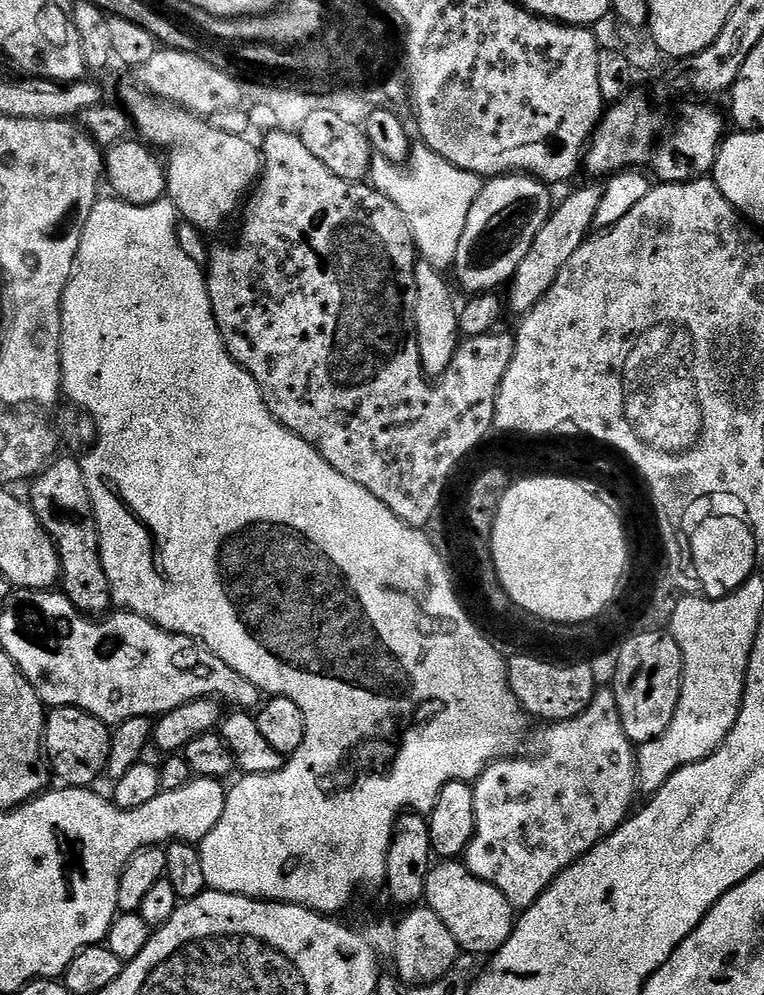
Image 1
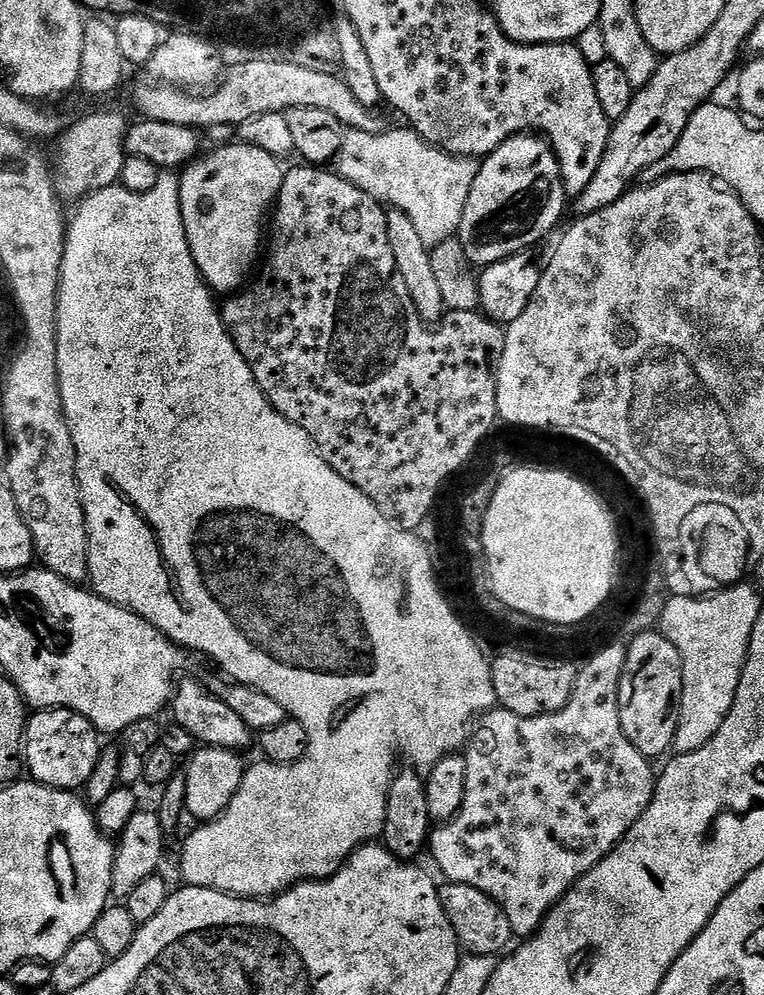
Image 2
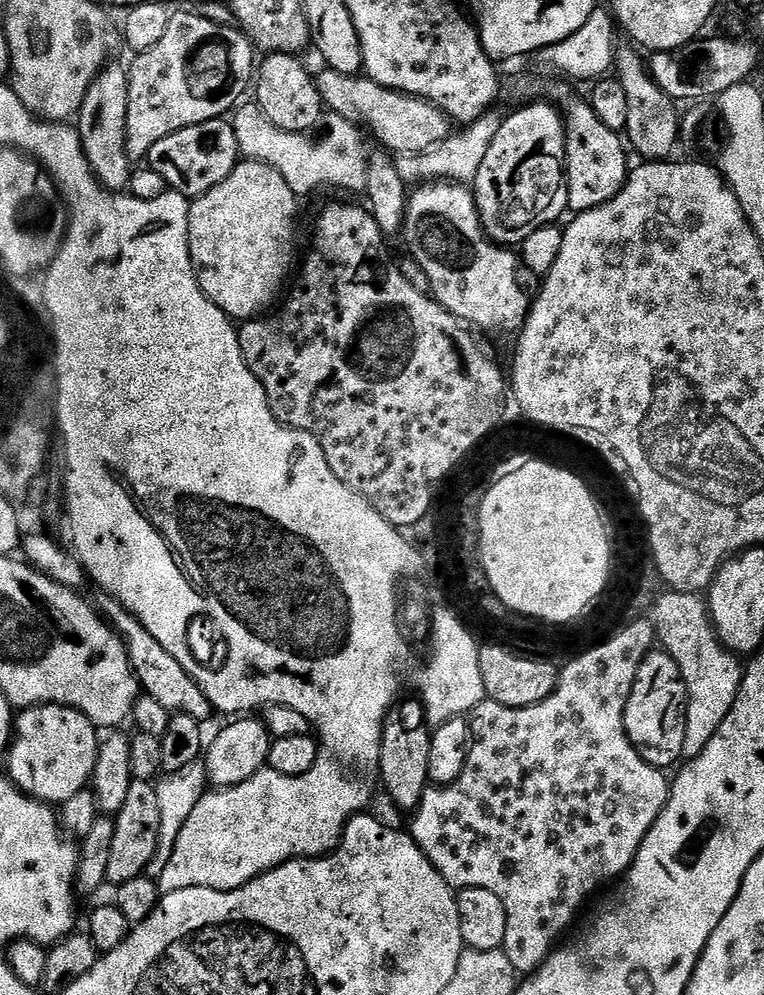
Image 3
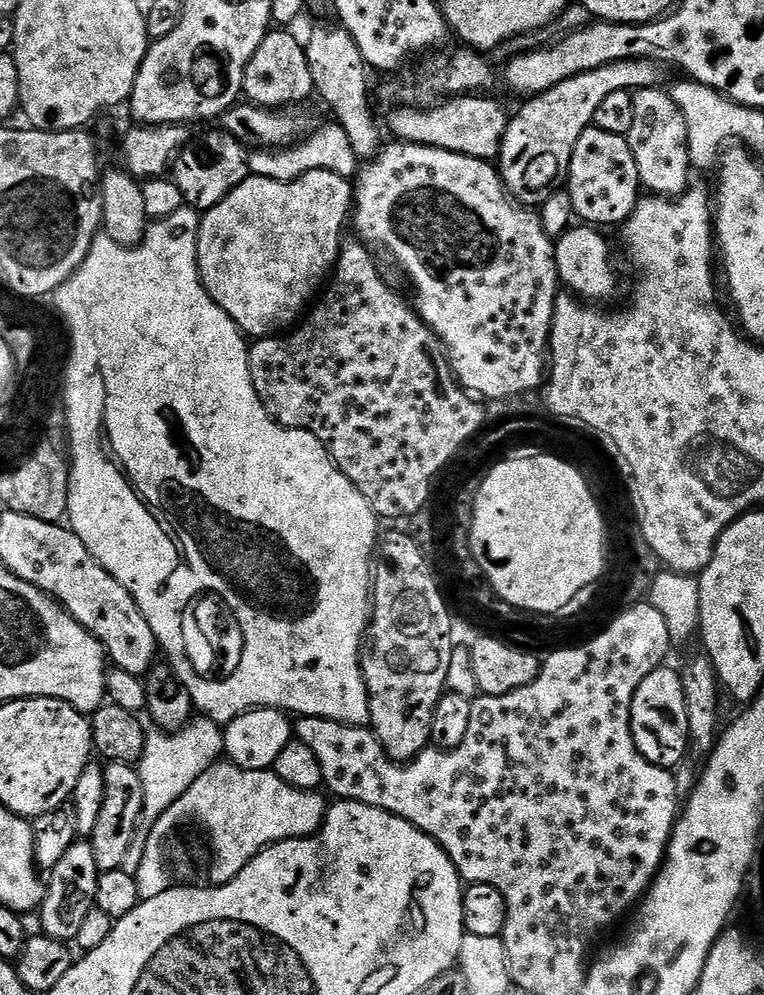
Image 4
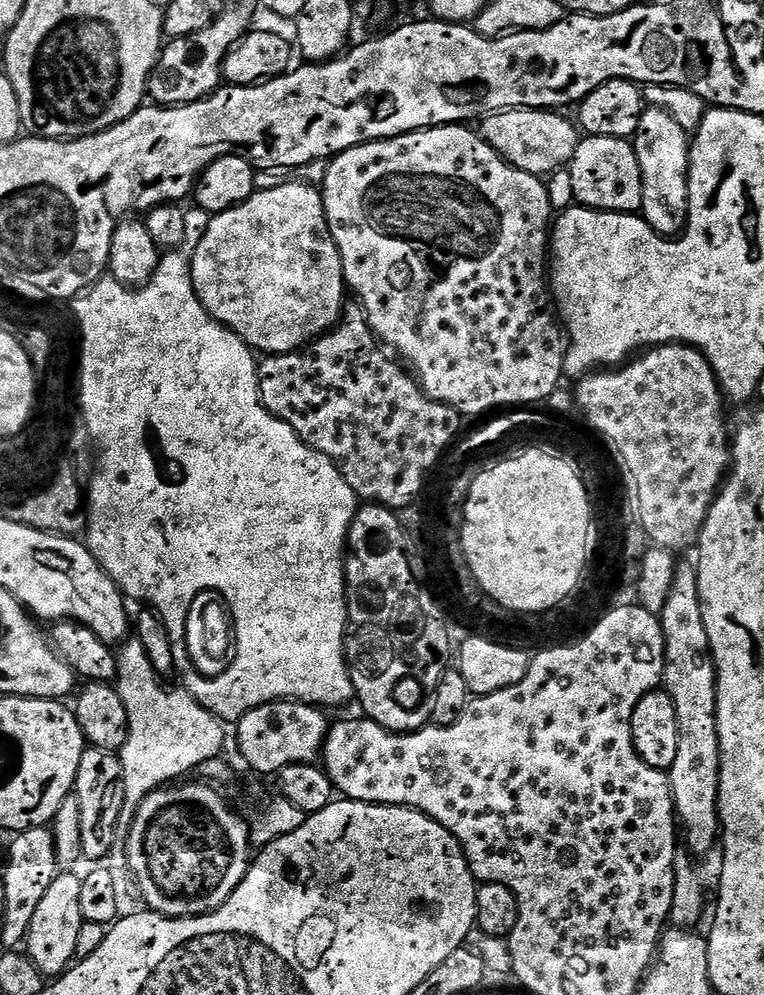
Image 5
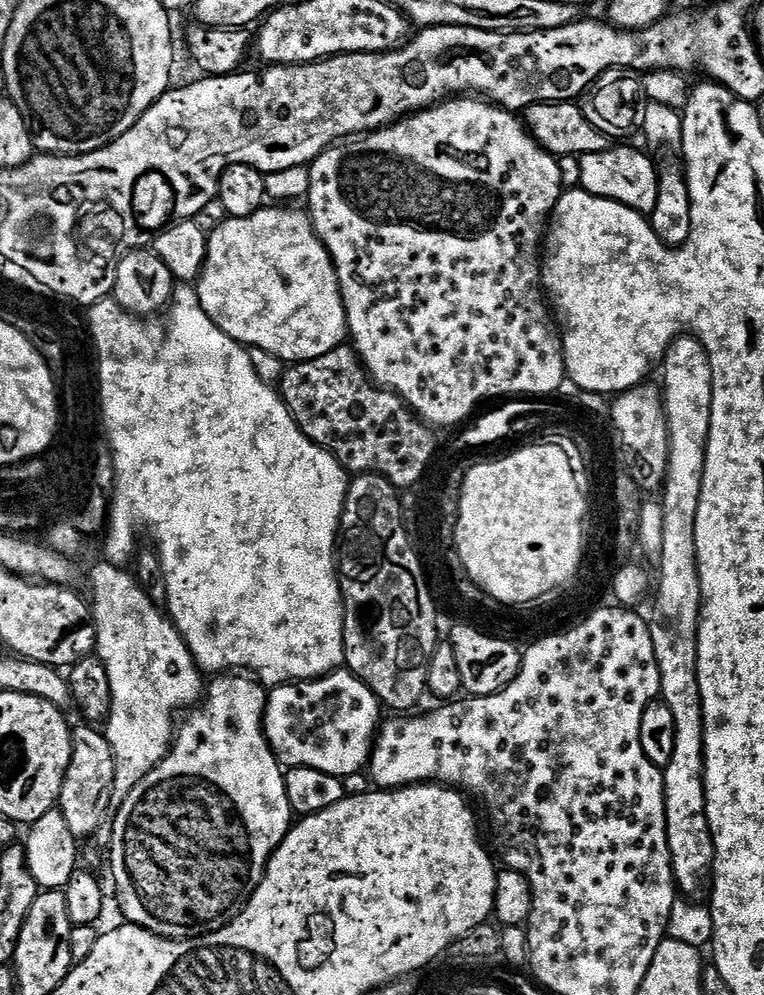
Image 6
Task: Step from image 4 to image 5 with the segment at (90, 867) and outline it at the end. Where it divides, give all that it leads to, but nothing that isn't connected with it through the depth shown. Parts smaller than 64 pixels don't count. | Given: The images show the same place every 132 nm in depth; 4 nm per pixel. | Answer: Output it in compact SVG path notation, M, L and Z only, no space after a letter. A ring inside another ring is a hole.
M61 871L50 882L50 890L46 890L46 898L42 898L34 922L30 922L26 954L48 978L59 977L77 959L78 930L86 923L82 914L82 879L72 872L75 871Z

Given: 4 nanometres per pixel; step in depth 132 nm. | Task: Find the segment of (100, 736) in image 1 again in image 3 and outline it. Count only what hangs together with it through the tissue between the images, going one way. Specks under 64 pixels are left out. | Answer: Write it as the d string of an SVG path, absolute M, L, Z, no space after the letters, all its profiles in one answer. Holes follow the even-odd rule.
M41 704L23 709L14 720L14 735L6 757L7 779L24 795L31 796L34 800L42 800L49 806L64 804L66 798L74 798L74 794L89 787L100 749L100 740L96 732L98 733L97 725L87 720L76 708L66 708L62 704Z

